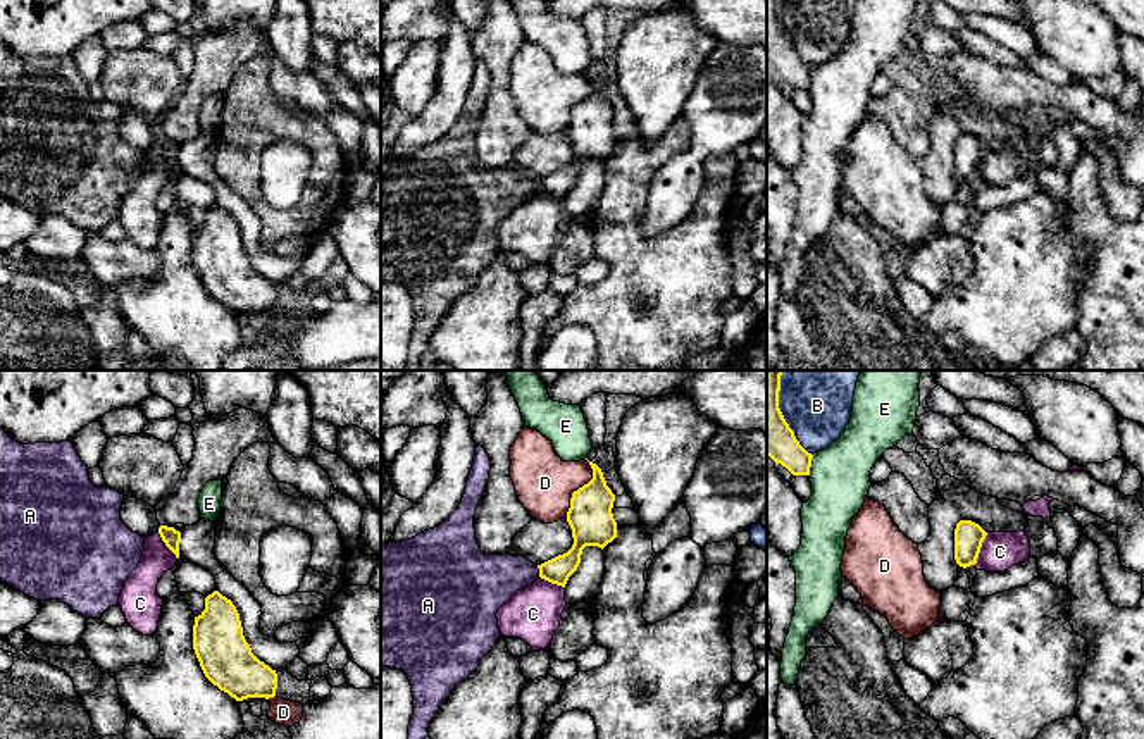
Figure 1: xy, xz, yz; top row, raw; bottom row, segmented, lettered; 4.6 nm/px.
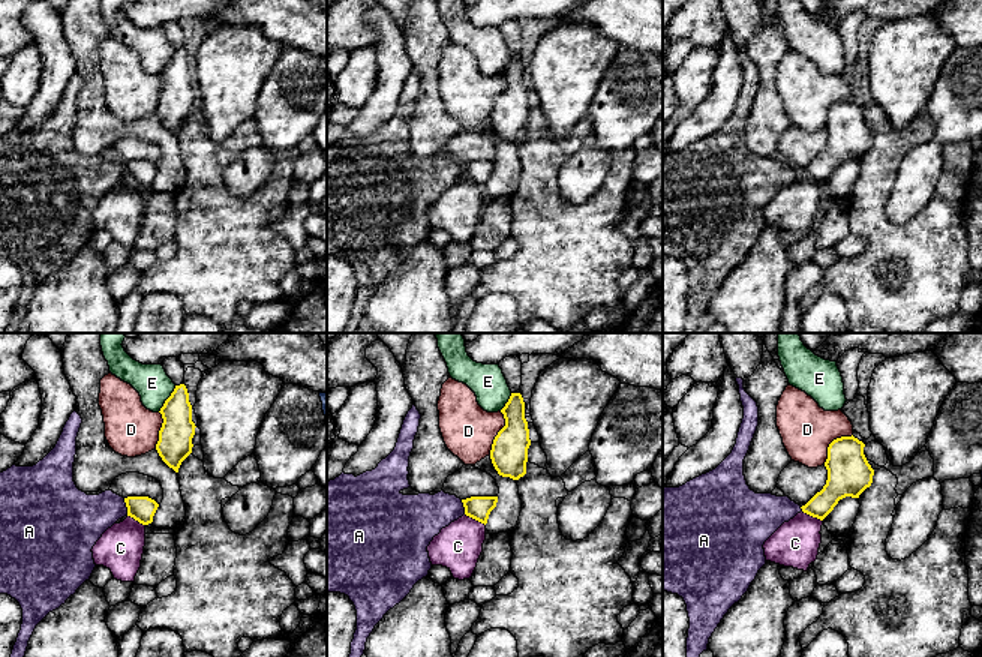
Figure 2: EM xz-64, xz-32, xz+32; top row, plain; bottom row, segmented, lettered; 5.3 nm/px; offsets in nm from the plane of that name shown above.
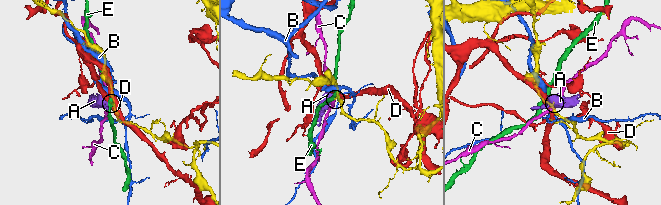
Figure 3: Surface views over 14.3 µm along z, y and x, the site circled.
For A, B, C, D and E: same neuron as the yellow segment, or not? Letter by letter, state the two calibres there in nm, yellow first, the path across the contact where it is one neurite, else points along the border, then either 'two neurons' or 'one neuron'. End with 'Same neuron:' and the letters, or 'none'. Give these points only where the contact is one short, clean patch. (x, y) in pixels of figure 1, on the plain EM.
A: calibres 130 and 260 nm; border xz (536, 180), (540, 190); two neurons
B: calibres 200 and 280 nm; two neurons
C: calibres 140 and 180 nm; border yz (988, 147), (974, 178); two neurons
D: calibres 200 and 280 nm; two neurons
E: calibres 200 and 280 nm; border yz (814, 69), (808, 88); two neurons
Same neuron: none

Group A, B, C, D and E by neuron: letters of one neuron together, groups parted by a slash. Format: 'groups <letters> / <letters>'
groups A / B / C / D / E

